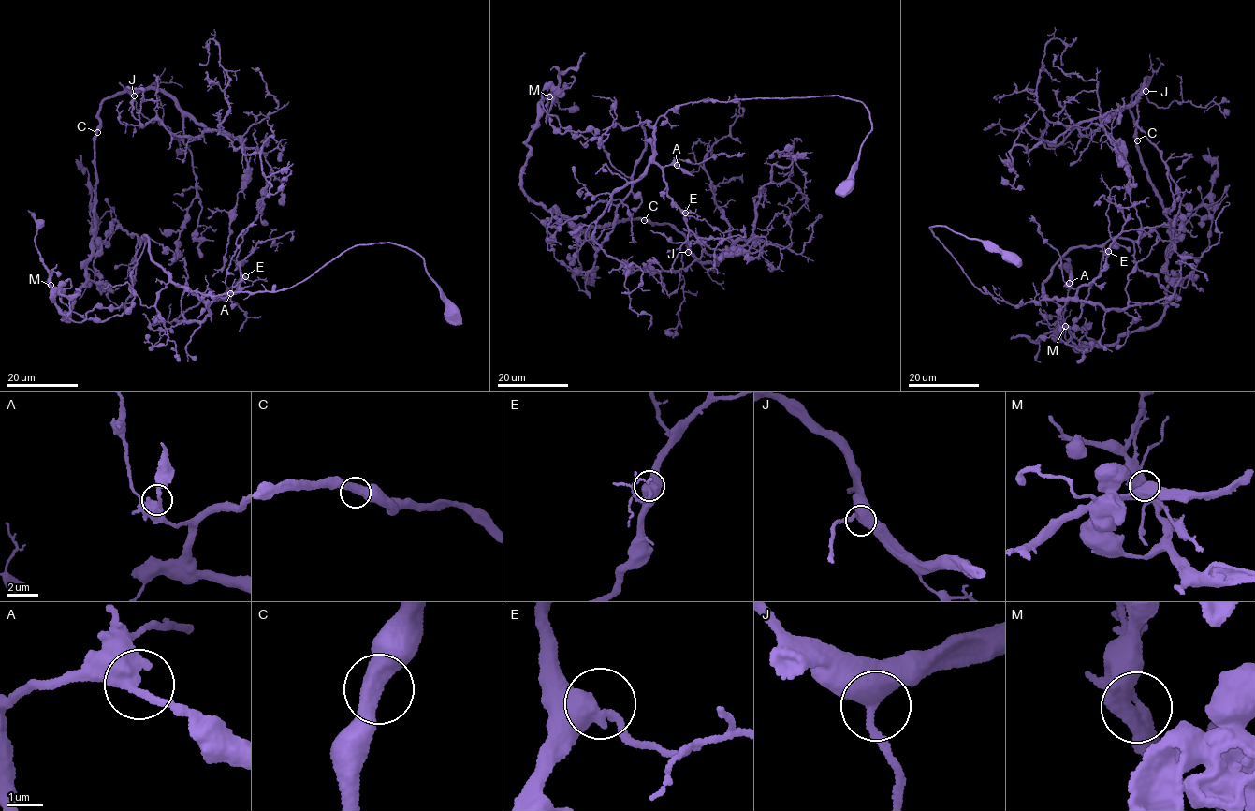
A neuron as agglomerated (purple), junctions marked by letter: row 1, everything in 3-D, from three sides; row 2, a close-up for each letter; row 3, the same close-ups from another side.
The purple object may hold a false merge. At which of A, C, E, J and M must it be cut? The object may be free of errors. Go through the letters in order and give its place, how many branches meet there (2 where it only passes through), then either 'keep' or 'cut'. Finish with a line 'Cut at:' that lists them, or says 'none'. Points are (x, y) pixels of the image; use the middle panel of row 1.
A: at (677, 165); 2 branches meet; keep
C: at (644, 220); 2 branches meet; keep
E: at (685, 213); 2 branches meet; keep
J: at (688, 252); 2 branches meet; keep
M: at (549, 96); 2 branches meet; cut
Cut at: M

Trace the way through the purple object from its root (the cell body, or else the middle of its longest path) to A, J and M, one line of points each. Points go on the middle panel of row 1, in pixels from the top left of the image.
A: (847, 191), (872, 126), (861, 102), (838, 95), (675, 106), (657, 120), (653, 150), (662, 166), (677, 165)
J: (847, 191), (872, 127), (861, 102), (675, 106), (643, 124), (600, 247), (577, 237), (637, 219), (688, 252)
M: (847, 191), (872, 127), (858, 101), (675, 106), (643, 124), (630, 177), (593, 129), (555, 128), (549, 96)

